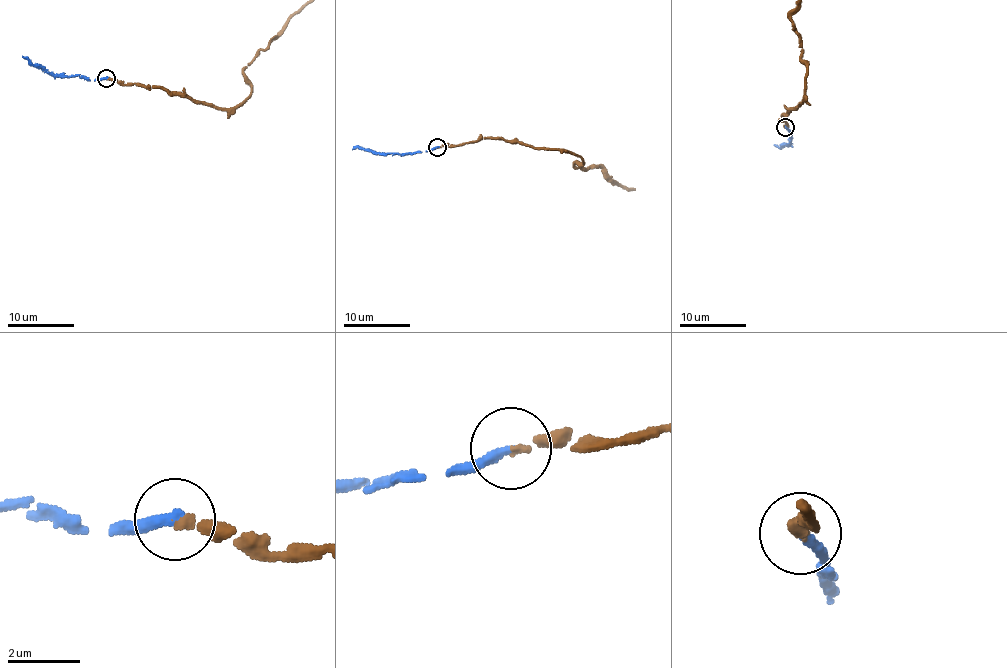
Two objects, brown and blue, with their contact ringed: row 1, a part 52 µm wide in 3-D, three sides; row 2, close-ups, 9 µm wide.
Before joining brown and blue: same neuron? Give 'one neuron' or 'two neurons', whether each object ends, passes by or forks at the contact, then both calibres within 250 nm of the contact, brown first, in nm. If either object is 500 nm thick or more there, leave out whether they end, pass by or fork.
one neuron | brown ends | blue ends | 160/300 nm

